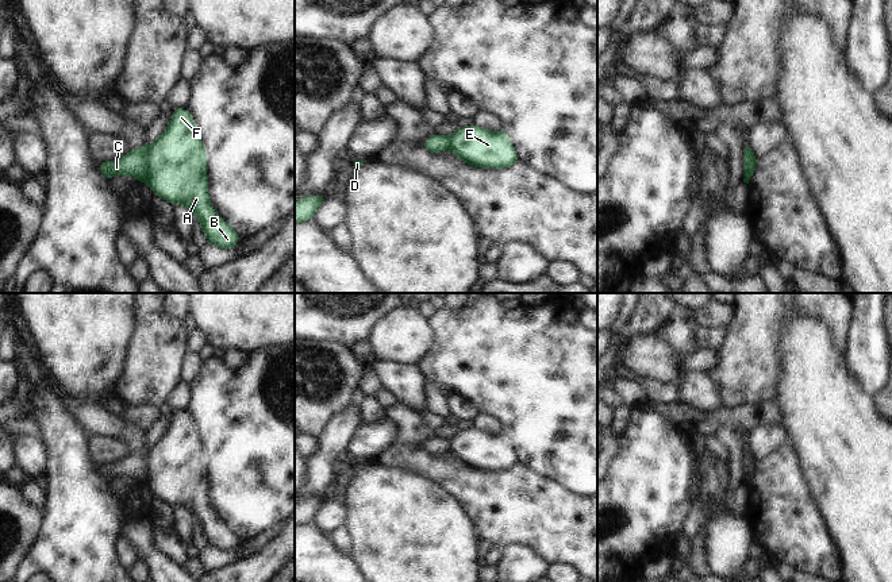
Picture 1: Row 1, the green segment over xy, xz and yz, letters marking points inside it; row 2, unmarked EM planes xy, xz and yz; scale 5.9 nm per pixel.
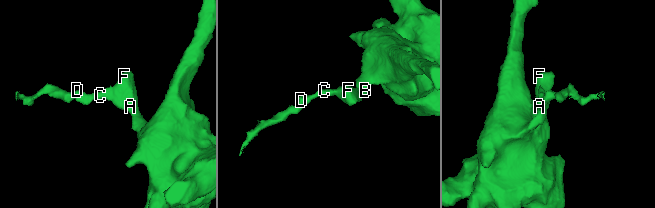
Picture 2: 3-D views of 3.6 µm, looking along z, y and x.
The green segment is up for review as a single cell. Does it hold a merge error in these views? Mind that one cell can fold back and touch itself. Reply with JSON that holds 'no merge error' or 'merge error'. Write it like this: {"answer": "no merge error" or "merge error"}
{"answer": "merge error"}

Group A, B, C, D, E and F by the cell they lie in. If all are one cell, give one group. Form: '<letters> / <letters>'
A B E F / C D

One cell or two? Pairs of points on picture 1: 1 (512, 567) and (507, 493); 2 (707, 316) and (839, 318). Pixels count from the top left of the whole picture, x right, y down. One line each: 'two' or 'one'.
1: two
2: two

